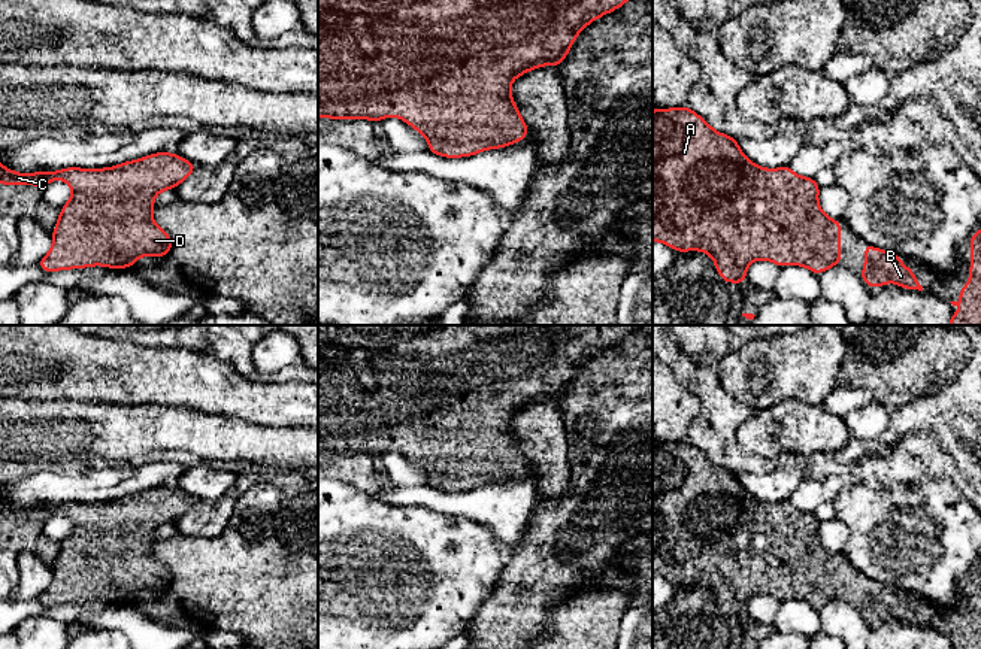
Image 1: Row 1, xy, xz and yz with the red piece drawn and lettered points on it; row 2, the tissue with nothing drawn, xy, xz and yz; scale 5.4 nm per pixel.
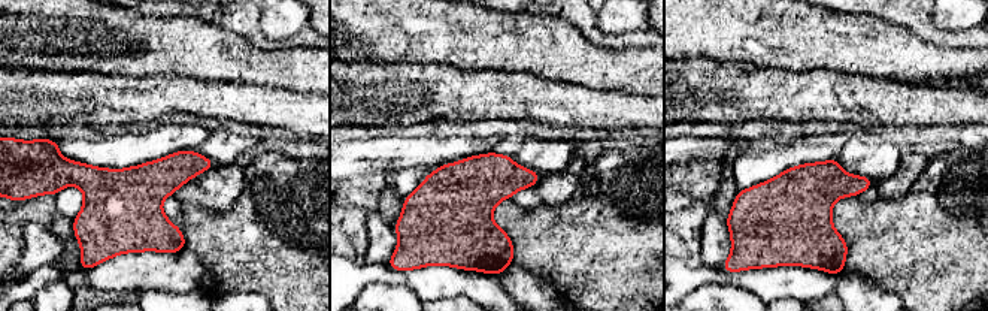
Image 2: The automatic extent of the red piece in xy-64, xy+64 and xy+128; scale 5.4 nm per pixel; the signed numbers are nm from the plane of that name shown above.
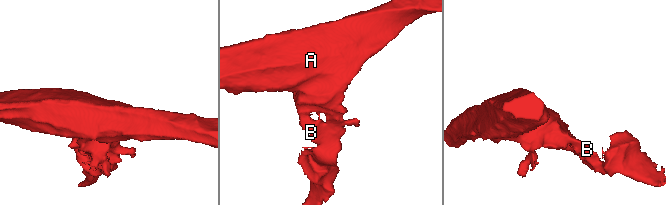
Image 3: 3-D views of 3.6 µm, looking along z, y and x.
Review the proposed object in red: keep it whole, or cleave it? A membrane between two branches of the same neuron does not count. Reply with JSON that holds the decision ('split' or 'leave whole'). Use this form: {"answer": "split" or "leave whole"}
{"answer": "leave whole"}

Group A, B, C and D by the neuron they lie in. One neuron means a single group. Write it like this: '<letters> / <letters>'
A B C D

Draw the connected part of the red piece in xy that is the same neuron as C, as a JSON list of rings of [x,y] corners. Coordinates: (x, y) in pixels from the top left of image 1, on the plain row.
[[[160,485],[106,503],[67,501],[55,506],[16,507],[0,498],[0,518],[28,518],[45,524],[49,516],[60,513],[70,519],[73,528],[60,543],[60,552],[51,567],[52,582],[37,597],[45,607],[91,600],[125,603],[143,589],[170,588],[170,570],[152,554],[154,533],[161,525],[175,524],[196,503],[196,498],[178,488]]]

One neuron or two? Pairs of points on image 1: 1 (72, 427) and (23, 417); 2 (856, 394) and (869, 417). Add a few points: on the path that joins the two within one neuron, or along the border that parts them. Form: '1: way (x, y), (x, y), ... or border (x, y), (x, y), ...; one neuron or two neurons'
1: way (60, 427), (35, 427); one neuron
2: way (856, 402), (853, 409), (862, 415); one neuron

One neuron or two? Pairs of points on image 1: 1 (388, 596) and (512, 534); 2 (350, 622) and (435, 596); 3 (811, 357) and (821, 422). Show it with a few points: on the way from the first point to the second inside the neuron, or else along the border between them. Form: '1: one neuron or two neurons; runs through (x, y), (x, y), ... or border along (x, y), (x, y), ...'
1: two neurons; border along (468, 518), (487, 525), (499, 537)
2: one neuron; runs through (371, 602), (377, 596), (414, 596)
3: two neurons; border along (784, 397), (820, 405)

